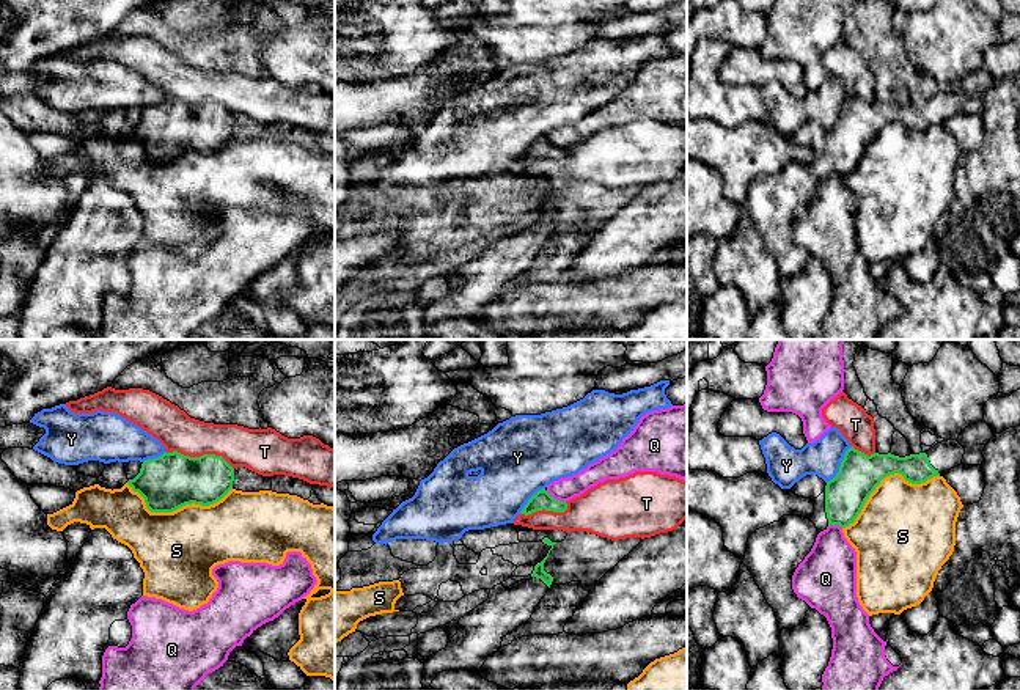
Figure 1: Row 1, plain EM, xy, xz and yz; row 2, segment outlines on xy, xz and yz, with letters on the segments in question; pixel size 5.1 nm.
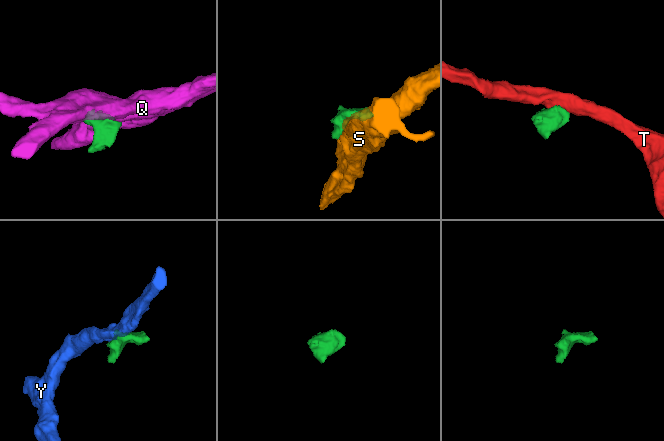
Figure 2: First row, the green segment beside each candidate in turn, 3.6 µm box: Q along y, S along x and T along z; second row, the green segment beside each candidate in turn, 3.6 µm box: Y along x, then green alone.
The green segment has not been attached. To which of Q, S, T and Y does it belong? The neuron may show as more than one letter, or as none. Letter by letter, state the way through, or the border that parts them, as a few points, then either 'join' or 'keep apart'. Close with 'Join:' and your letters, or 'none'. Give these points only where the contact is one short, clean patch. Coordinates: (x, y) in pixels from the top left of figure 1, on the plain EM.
Q: keep apart
S: keep apart
T: border along xy (167, 99), (179, 99), (190, 104), (219, 102), (233, 117); keep apart
Y: border along yz (852, 95), (846, 99), (840, 118), (827, 131); keep apart
Join: none

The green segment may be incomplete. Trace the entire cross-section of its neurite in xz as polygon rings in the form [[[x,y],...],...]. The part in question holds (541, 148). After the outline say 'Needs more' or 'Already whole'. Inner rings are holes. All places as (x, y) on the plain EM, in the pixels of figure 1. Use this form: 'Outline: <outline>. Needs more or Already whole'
Outline: [[[541,137],[527,149],[520,162],[530,163],[542,157],[564,160],[567,157],[567,151],[555,148],[545,137]]]. Already whole

